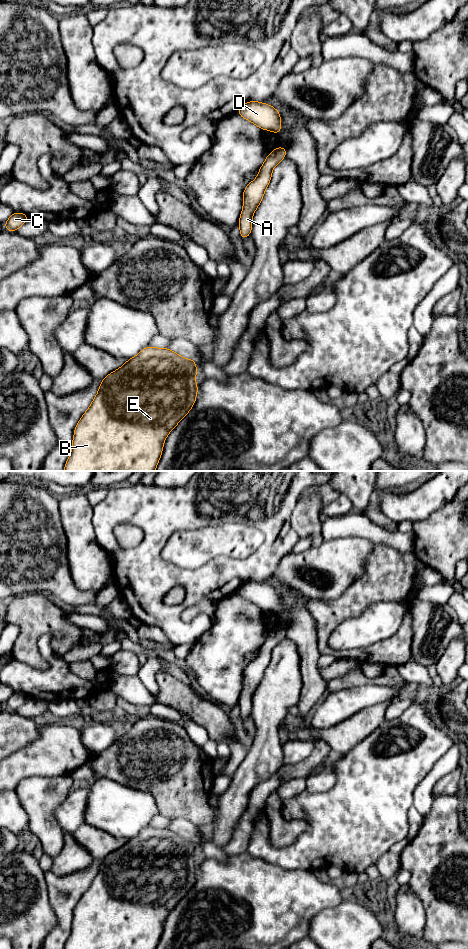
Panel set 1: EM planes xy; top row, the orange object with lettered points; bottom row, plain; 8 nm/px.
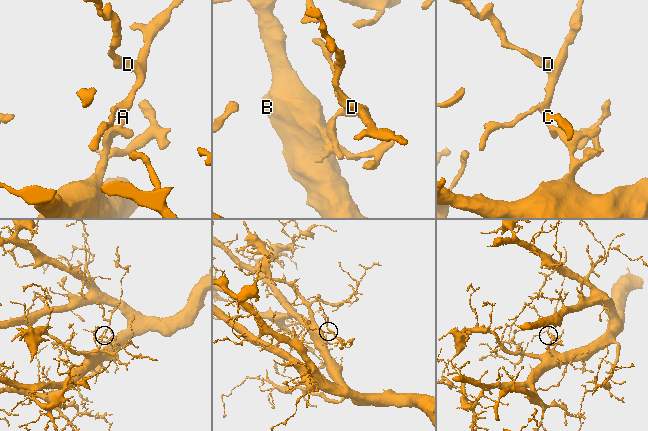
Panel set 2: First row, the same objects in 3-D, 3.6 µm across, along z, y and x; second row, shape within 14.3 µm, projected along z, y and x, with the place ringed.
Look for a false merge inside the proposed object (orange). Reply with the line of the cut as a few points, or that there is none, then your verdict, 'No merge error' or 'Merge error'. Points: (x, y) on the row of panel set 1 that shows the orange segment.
No split. No merge error

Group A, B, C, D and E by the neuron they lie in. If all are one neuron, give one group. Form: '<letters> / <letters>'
A B C D E

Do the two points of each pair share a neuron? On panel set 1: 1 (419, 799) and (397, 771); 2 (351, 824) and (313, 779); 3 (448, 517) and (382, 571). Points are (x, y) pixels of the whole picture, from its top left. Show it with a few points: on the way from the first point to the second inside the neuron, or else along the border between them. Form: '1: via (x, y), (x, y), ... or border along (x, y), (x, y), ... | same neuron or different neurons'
1: border along (427, 773), (416, 787), (413, 805) | different neurons
2: border along (336, 775), (330, 789), (306, 790) | different neurons
3: border along (413, 552), (419, 560) | different neurons

